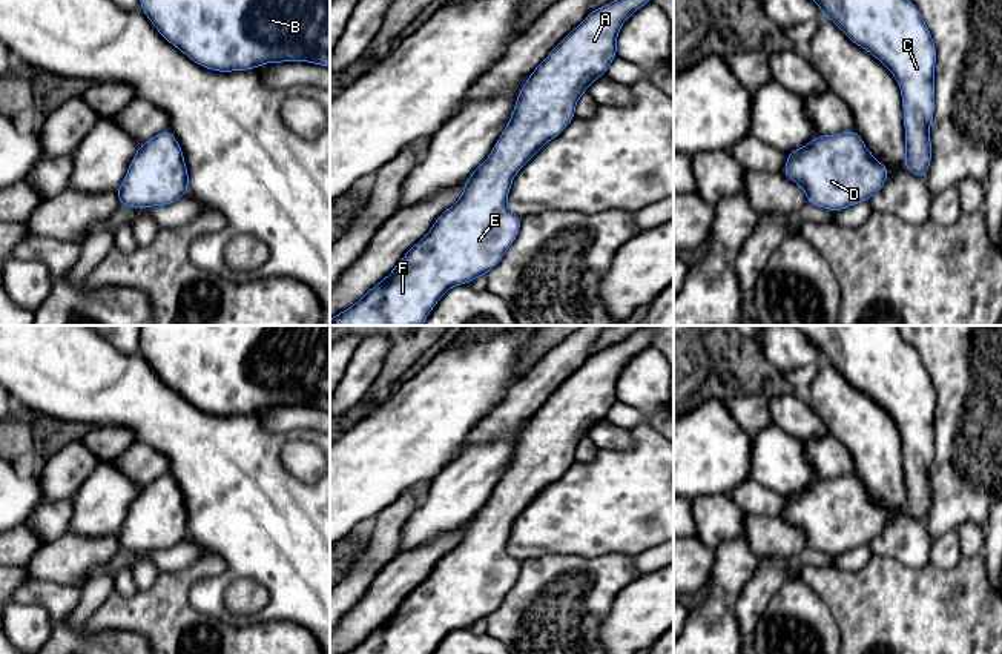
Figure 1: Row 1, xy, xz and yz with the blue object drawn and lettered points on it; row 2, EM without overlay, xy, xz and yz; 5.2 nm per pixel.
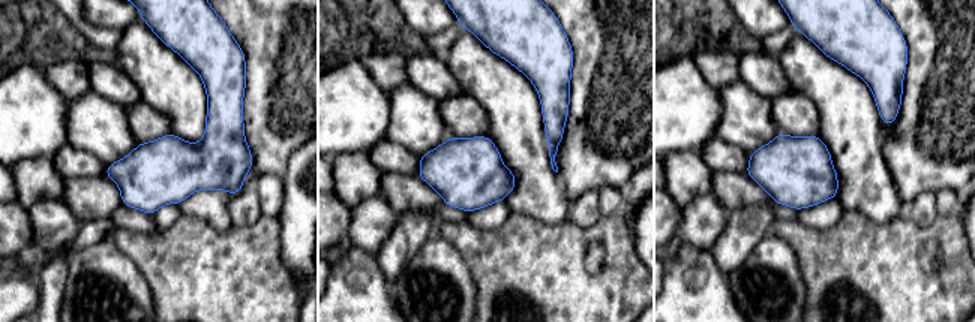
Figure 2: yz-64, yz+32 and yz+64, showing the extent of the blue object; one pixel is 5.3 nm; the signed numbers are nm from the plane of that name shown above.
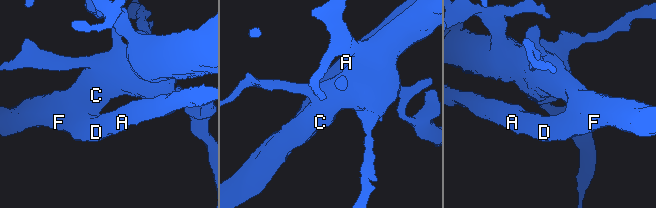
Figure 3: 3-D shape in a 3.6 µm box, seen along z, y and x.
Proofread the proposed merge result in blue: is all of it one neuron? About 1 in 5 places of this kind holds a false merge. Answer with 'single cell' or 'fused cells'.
single cell

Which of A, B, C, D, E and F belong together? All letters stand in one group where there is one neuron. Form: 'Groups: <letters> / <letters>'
Groups: A B C D E F

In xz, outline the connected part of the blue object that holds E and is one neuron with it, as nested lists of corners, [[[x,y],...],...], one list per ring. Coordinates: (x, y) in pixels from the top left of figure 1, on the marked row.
[[[612,0],[592,9],[545,57],[522,86],[511,118],[491,155],[465,180],[460,198],[434,221],[430,232],[402,256],[390,275],[359,301],[335,315],[330,325],[422,325],[437,301],[454,286],[488,275],[516,241],[522,218],[506,206],[516,173],[575,118],[575,104],[617,58],[620,28],[652,0]]]

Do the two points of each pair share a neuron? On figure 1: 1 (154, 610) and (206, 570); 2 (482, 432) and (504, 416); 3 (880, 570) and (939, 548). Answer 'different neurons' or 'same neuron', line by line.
1: same neuron
2: same neuron
3: different neurons

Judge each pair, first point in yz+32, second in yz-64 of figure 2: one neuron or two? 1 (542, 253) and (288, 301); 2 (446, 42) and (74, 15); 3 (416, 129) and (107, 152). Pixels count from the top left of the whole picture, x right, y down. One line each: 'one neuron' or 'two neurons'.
1: one neuron
2: one neuron
3: one neuron

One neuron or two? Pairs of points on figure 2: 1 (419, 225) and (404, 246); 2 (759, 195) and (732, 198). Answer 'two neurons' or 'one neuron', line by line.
1: one neuron
2: one neuron

